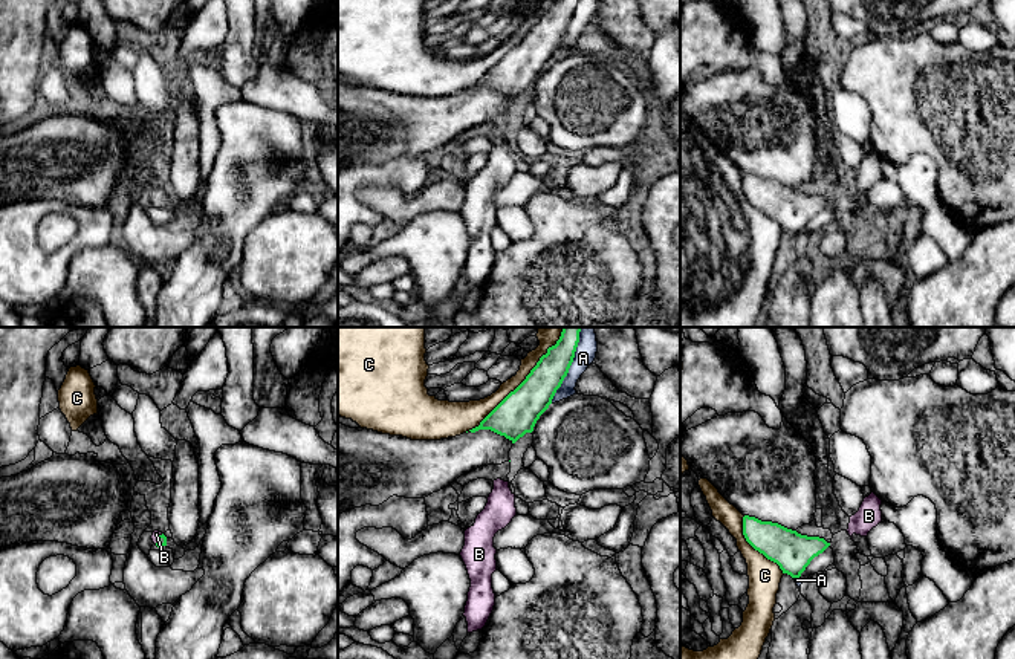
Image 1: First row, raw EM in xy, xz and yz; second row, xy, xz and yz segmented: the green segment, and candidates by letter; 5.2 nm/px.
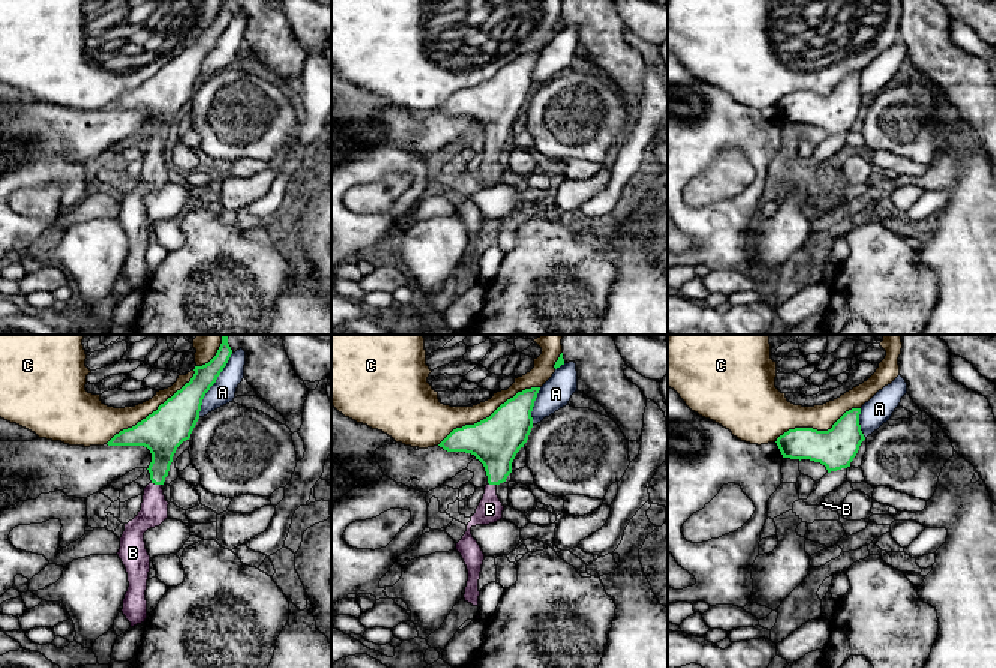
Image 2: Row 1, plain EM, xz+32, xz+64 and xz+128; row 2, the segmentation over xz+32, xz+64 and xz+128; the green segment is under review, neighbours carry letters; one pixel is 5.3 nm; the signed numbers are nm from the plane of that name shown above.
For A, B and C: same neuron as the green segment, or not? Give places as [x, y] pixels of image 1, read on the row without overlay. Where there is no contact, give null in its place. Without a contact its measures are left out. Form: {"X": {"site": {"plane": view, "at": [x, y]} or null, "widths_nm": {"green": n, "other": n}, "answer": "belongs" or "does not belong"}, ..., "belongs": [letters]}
{"A": {"site": {"plane": "xz", "at": [567, 29]}, "widths_nm": {"green": 190, "other": 110}, "answer": "does not belong"}, "B": {"site": {"plane": "xy", "at": [158, 196]}, "widths_nm": {"green": 50, "other": 40}, "answer": "belongs"}, "C": {"site": {"plane": "xz", "at": [515, 46]}, "widths_nm": {"green": 220, "other": 120}, "answer": "does not belong"}, "belongs": ["B"]}

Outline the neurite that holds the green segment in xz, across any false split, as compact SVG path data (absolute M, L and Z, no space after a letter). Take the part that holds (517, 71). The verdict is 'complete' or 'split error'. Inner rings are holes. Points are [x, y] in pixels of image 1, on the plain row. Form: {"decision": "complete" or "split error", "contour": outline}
{"decision": "complete", "contour": "M556 0L549 5L526 37L469 89L491 87L512 101L532 90L567 34L576 5L578 0Z"}

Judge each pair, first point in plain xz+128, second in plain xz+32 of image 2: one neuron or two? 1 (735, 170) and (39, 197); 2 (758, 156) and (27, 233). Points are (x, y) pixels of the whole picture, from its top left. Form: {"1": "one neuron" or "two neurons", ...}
{"1": "one neuron", "2": "one neuron"}

